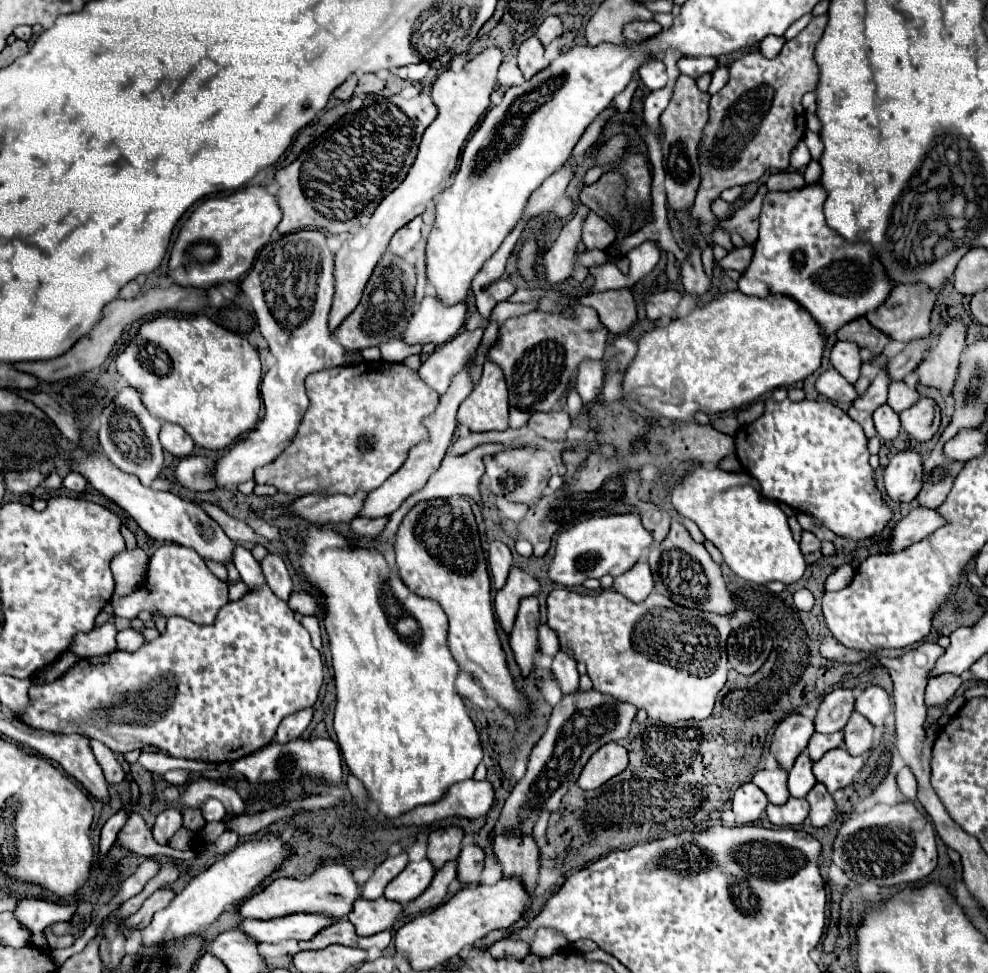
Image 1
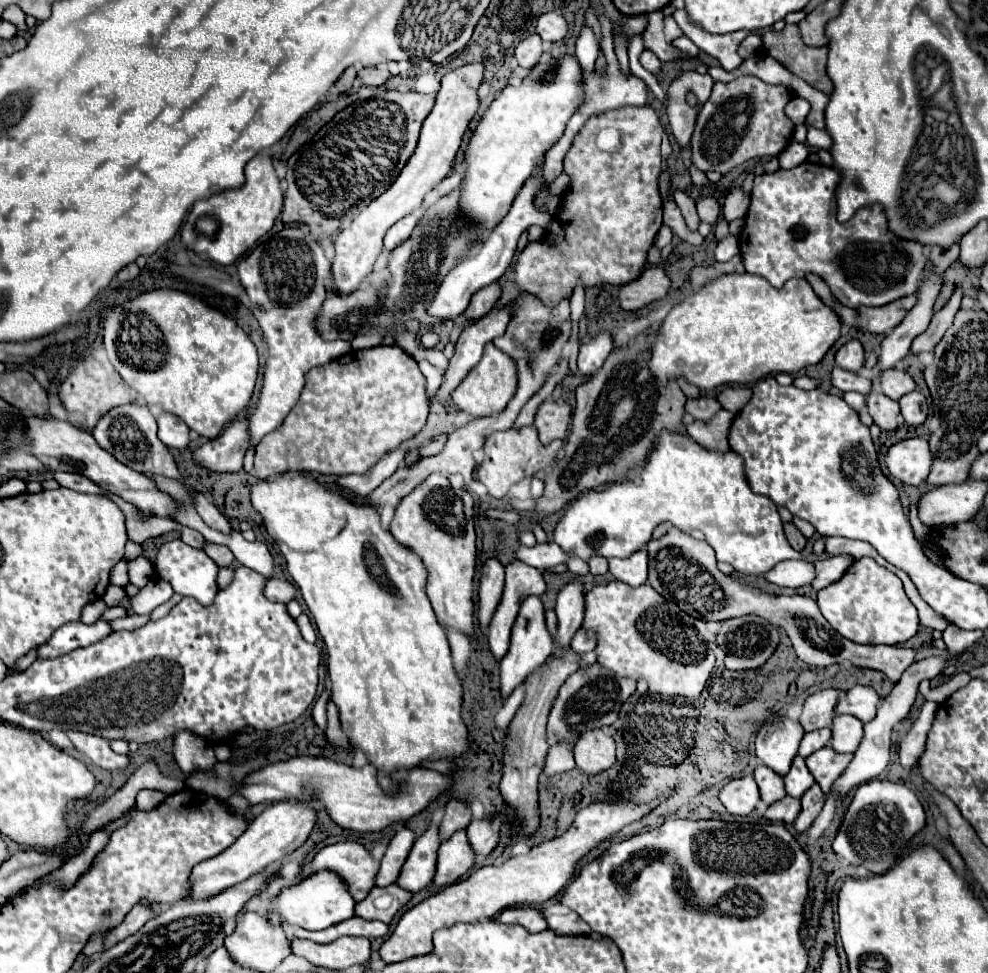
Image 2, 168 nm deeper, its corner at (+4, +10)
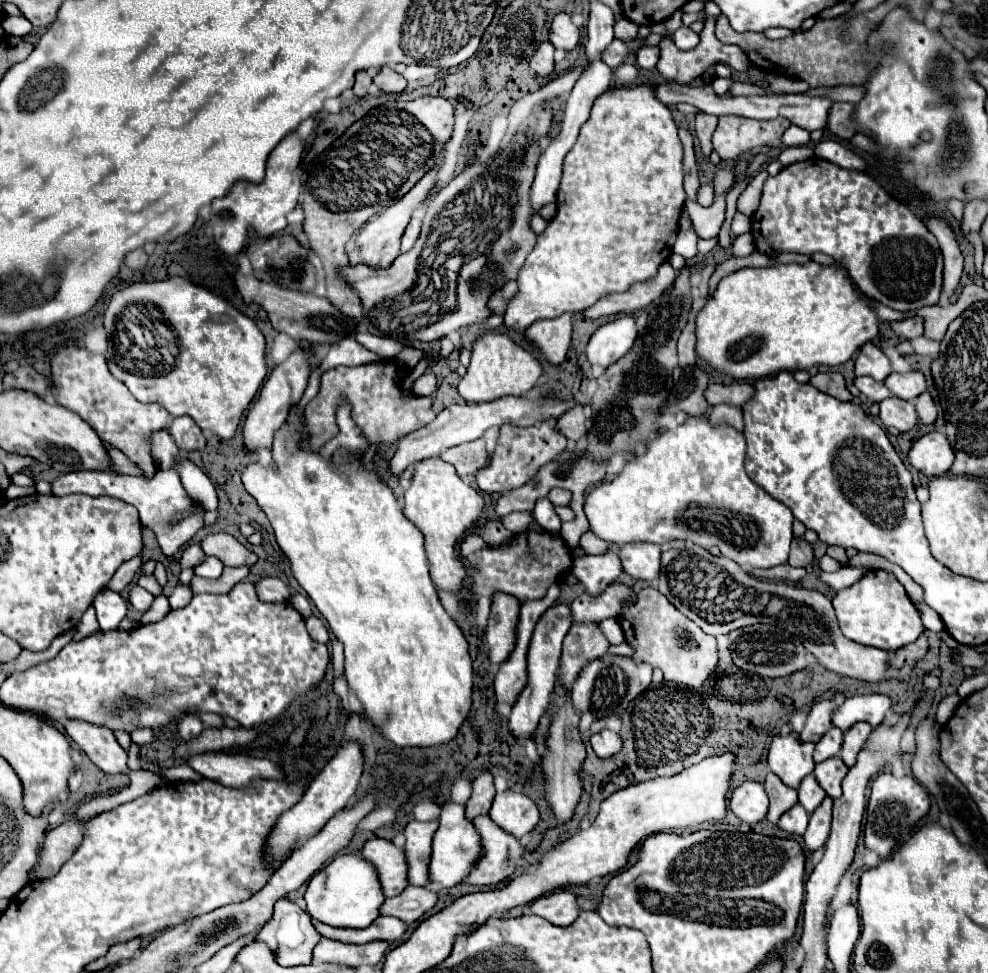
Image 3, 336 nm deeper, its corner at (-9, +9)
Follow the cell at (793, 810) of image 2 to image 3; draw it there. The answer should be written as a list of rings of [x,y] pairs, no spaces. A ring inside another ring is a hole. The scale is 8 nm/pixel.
[[[796,803],[790,811],[786,811],[780,821],[778,821],[778,827],[788,831],[790,835],[804,835],[806,827],[808,827],[808,813]]]

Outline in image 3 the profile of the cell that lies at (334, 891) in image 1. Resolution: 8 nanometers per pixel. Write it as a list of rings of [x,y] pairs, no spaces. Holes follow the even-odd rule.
[[[372,839],[360,853],[366,861],[374,863],[386,897],[400,895],[408,887],[408,863],[400,847],[386,839]]]

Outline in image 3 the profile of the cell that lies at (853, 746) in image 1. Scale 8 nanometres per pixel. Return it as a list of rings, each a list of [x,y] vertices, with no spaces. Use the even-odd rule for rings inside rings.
[[[856,723],[856,727],[852,727],[844,733],[840,759],[846,763],[846,767],[852,767],[856,763],[856,757],[862,751],[864,743],[868,741],[870,731],[872,731],[872,727],[868,727],[868,723]]]

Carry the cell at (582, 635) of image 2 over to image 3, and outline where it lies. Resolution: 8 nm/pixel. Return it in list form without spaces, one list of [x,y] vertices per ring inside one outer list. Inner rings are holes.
[[[606,619],[606,621],[600,623],[600,627],[602,627],[604,635],[608,637],[608,641],[610,641],[612,645],[618,645],[618,643],[624,641],[624,633],[622,633],[620,621],[616,621],[616,619]]]

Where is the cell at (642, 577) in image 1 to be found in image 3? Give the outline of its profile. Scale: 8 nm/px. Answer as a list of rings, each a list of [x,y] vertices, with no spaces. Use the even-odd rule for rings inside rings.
[[[626,543],[620,547],[622,567],[634,579],[654,581],[660,573],[660,553],[662,549],[652,543]]]

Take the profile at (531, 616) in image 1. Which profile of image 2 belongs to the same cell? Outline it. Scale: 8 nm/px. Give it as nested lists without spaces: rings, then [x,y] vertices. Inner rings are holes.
[[[529,596],[523,600],[521,610],[517,614],[517,620],[511,630],[511,648],[501,660],[501,696],[507,698],[529,672],[539,668],[553,652],[553,640],[545,628],[545,610],[539,600],[539,596]]]

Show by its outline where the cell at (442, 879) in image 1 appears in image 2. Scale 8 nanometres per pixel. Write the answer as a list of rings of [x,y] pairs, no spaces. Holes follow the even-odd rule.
[[[455,832],[449,840],[439,846],[437,858],[437,874],[433,878],[435,886],[449,886],[457,882],[467,870],[475,864],[475,854],[471,854],[471,846],[467,846],[467,836],[463,832]]]

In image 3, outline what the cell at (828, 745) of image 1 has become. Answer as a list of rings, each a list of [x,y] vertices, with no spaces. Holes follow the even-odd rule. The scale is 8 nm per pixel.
[[[832,727],[818,743],[816,743],[816,751],[814,751],[814,761],[822,763],[830,757],[836,757],[842,749],[842,731],[838,731],[836,727]]]

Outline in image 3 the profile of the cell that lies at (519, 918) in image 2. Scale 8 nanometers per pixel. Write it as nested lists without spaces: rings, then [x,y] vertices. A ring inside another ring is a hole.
[[[568,889],[552,891],[550,895],[544,895],[530,903],[526,913],[540,915],[548,919],[554,925],[568,925],[578,917],[578,895]]]

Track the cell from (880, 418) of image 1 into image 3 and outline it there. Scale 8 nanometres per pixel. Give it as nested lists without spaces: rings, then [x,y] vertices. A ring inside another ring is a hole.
[[[890,397],[880,403],[880,421],[886,427],[896,427],[898,431],[910,431],[918,423],[914,403]]]

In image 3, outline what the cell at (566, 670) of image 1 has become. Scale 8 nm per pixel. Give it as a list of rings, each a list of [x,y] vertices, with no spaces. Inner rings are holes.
[[[616,543],[608,545],[608,551],[596,557],[574,557],[572,575],[580,579],[580,583],[586,587],[586,593],[598,595],[608,587],[616,577],[622,573],[622,563],[618,555],[620,547]]]

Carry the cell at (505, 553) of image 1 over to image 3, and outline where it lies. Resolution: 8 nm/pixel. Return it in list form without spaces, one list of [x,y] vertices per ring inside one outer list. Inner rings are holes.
[[[496,593],[490,621],[486,629],[486,641],[490,647],[490,661],[502,665],[516,647],[516,625],[520,615],[520,603],[512,595]]]

